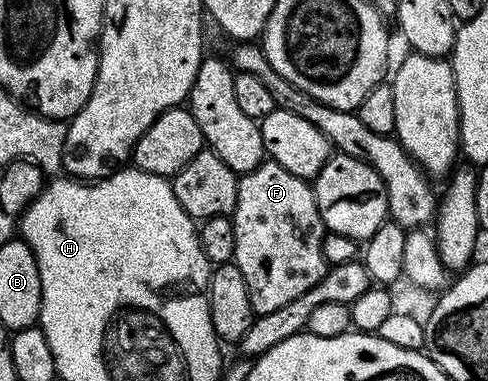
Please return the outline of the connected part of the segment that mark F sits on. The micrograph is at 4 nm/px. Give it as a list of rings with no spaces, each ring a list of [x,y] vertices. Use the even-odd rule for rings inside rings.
[[[263,161],[252,172],[239,176],[238,206],[234,208],[232,220],[236,231],[236,251],[232,263],[240,267],[240,275],[244,275],[244,283],[248,283],[248,299],[252,299],[255,314],[277,311],[292,303],[292,299],[300,299],[304,291],[320,283],[328,268],[322,253],[322,241],[328,230],[318,210],[313,184],[307,178],[284,171],[284,167],[275,161]]]

